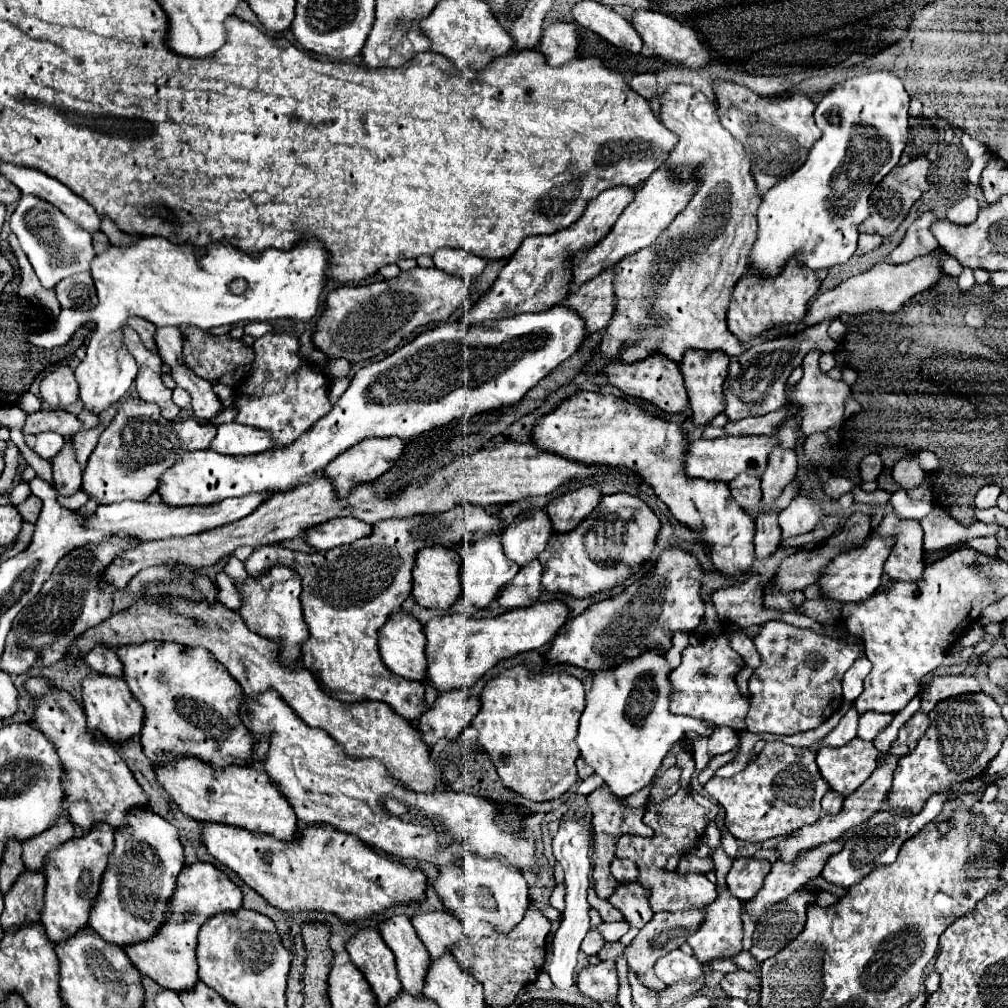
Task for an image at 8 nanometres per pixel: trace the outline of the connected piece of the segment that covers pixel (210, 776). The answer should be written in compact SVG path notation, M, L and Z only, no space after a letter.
M178 757L174 765L152 765L158 783L168 791L172 801L180 807L180 811L196 821L220 821L236 827L244 827L250 831L270 833L278 839L292 839L298 829L298 819L284 797L284 793L270 781L270 777L264 771L256 771L250 765L230 765L224 769L218 769L214 765L206 765L204 761L198 761L196 757Z

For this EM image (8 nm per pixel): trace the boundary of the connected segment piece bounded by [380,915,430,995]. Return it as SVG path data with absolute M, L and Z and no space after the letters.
M398 915L380 923L380 933L386 945L396 955L398 979L404 991L420 995L424 987L424 975L430 965L430 955L422 945L416 929L410 923L410 917Z

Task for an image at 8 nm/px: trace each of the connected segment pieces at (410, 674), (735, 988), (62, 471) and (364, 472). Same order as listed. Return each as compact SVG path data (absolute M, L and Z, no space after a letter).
M398 611L390 615L386 625L380 629L380 635L382 639L378 641L378 647L384 665L404 679L424 681L428 661L426 661L426 635L422 633L422 623L414 615L406 611Z
M738 969L734 973L726 973L720 981L720 987L728 997L740 997L740 999L752 999L758 1003L760 997L760 985L758 981L744 969Z
M70 441L64 443L62 451L52 459L54 483L60 495L74 495L82 487L82 469L76 463L74 447Z
M398 437L364 439L330 461L324 475L334 481L338 495L346 497L356 483L372 481L386 473L386 469L390 469L402 455L404 445L406 443Z

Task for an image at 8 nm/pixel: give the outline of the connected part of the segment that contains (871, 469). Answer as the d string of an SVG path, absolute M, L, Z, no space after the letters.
M866 455L860 463L860 479L866 481L874 481L880 473L882 473L882 459L878 455Z

